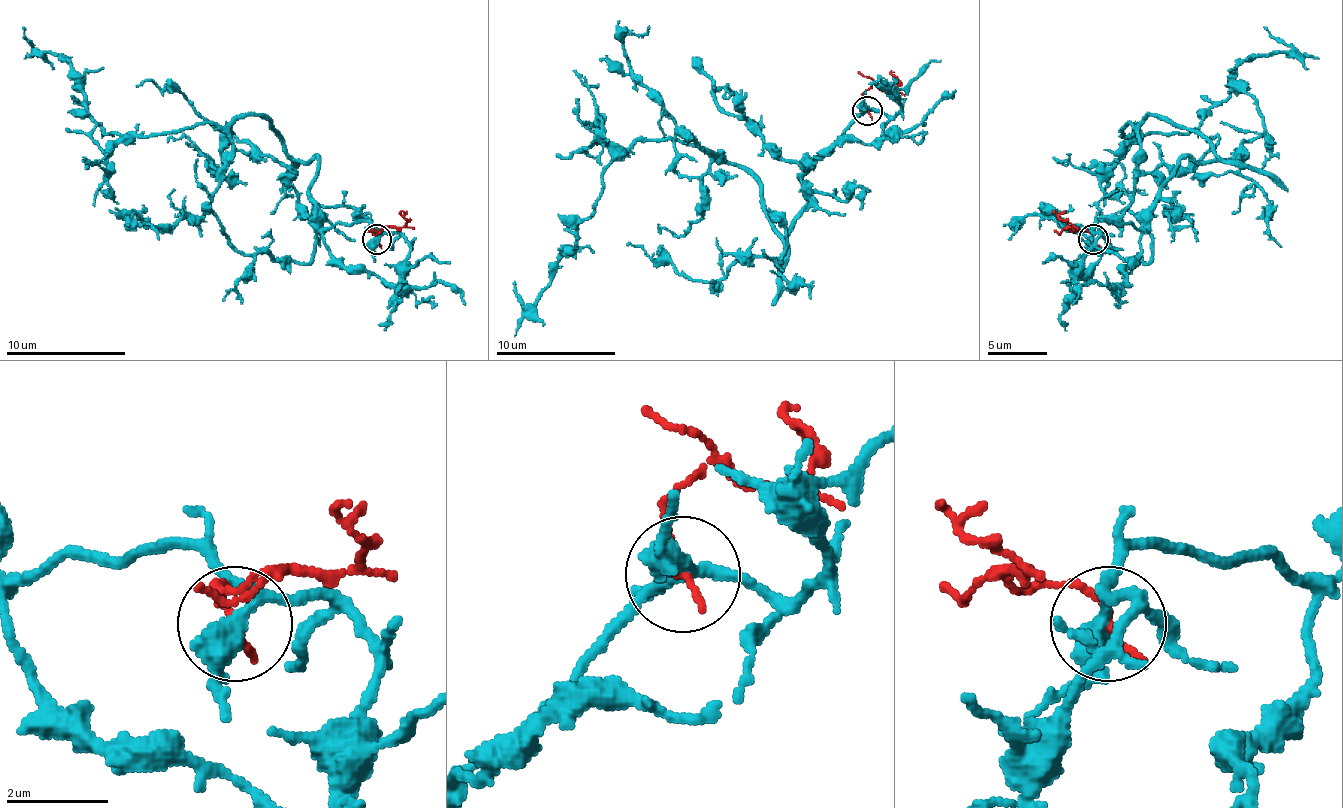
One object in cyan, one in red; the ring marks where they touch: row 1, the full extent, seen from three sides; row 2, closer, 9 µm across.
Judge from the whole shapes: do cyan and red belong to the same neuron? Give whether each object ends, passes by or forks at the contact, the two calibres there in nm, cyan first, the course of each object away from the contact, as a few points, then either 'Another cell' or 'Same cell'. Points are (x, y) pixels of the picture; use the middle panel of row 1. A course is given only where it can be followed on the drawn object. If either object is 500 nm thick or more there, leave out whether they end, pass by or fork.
At the ring cyan forks. At the ring red ends. Thickness 320 nm (cyan) against 160 nm. Course of cyan: (866, 111), (801, 174), (806, 207), (783, 234), (750, 174), (672, 138), (633, 141), (532, 306), (514, 282). Course of red: (866, 111), (863, 96), (875, 84), (887, 90), (896, 87), (890, 69). Another cell

